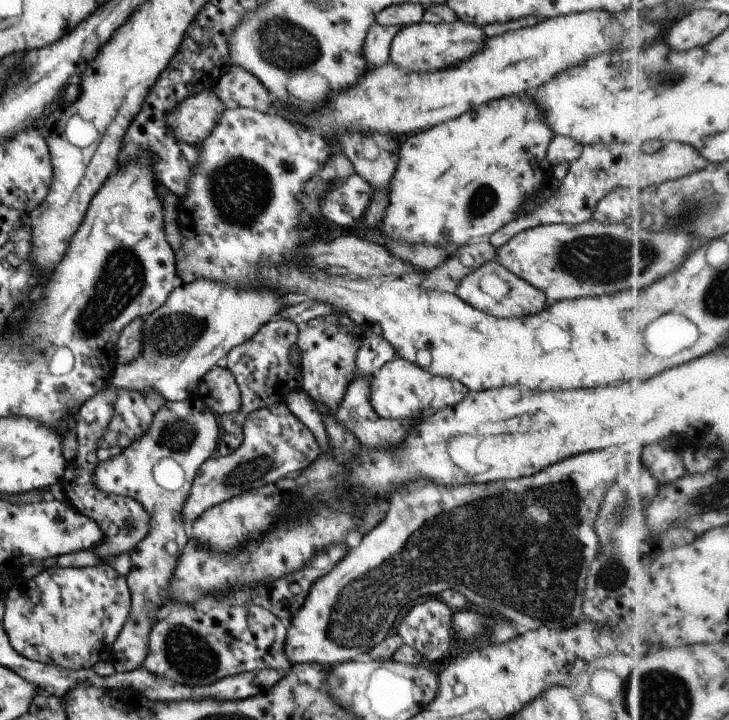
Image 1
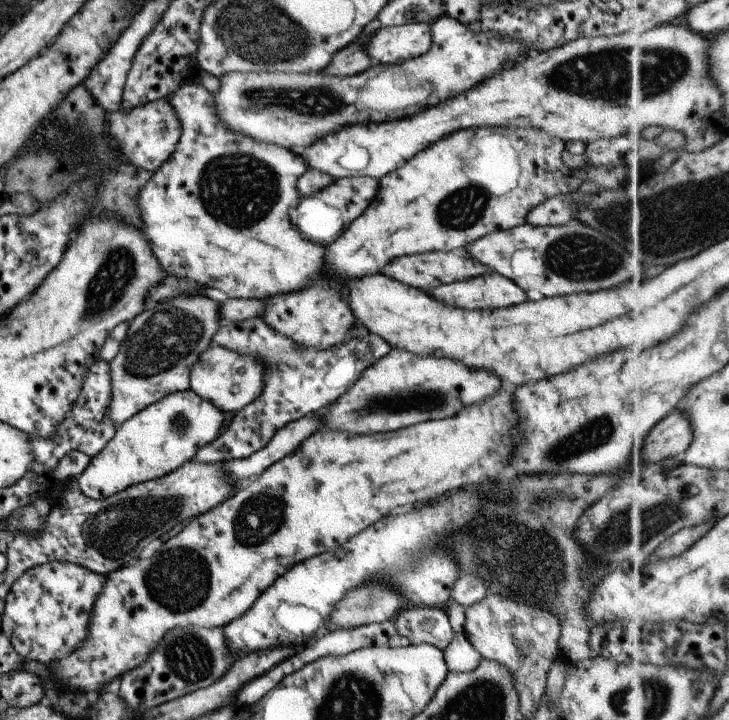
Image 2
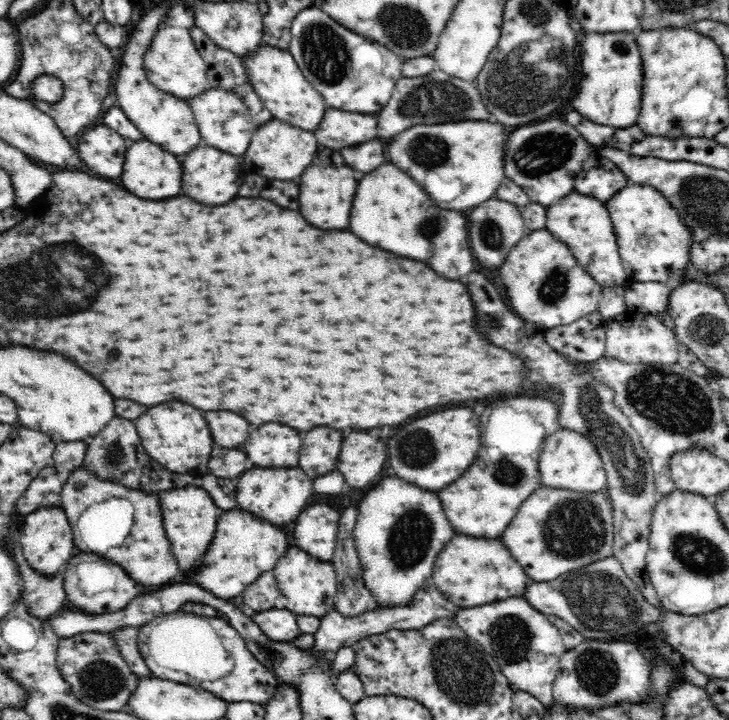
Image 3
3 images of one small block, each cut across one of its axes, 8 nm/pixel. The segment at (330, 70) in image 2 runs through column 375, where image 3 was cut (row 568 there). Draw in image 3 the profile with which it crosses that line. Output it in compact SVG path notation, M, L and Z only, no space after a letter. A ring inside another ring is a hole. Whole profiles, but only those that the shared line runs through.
M16 531L15 553L19 572L23 578L23 602L27 617L50 620L54 614L67 607L63 576L60 572L54 578L44 578L30 569L30 565L20 552L20 531Z

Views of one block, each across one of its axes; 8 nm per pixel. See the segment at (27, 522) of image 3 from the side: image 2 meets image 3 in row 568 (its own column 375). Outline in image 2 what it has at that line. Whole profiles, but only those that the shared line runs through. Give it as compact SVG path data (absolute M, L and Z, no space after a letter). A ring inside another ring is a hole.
M430 23L380 26L367 40L365 54L373 64L397 64L425 54L431 46Z

